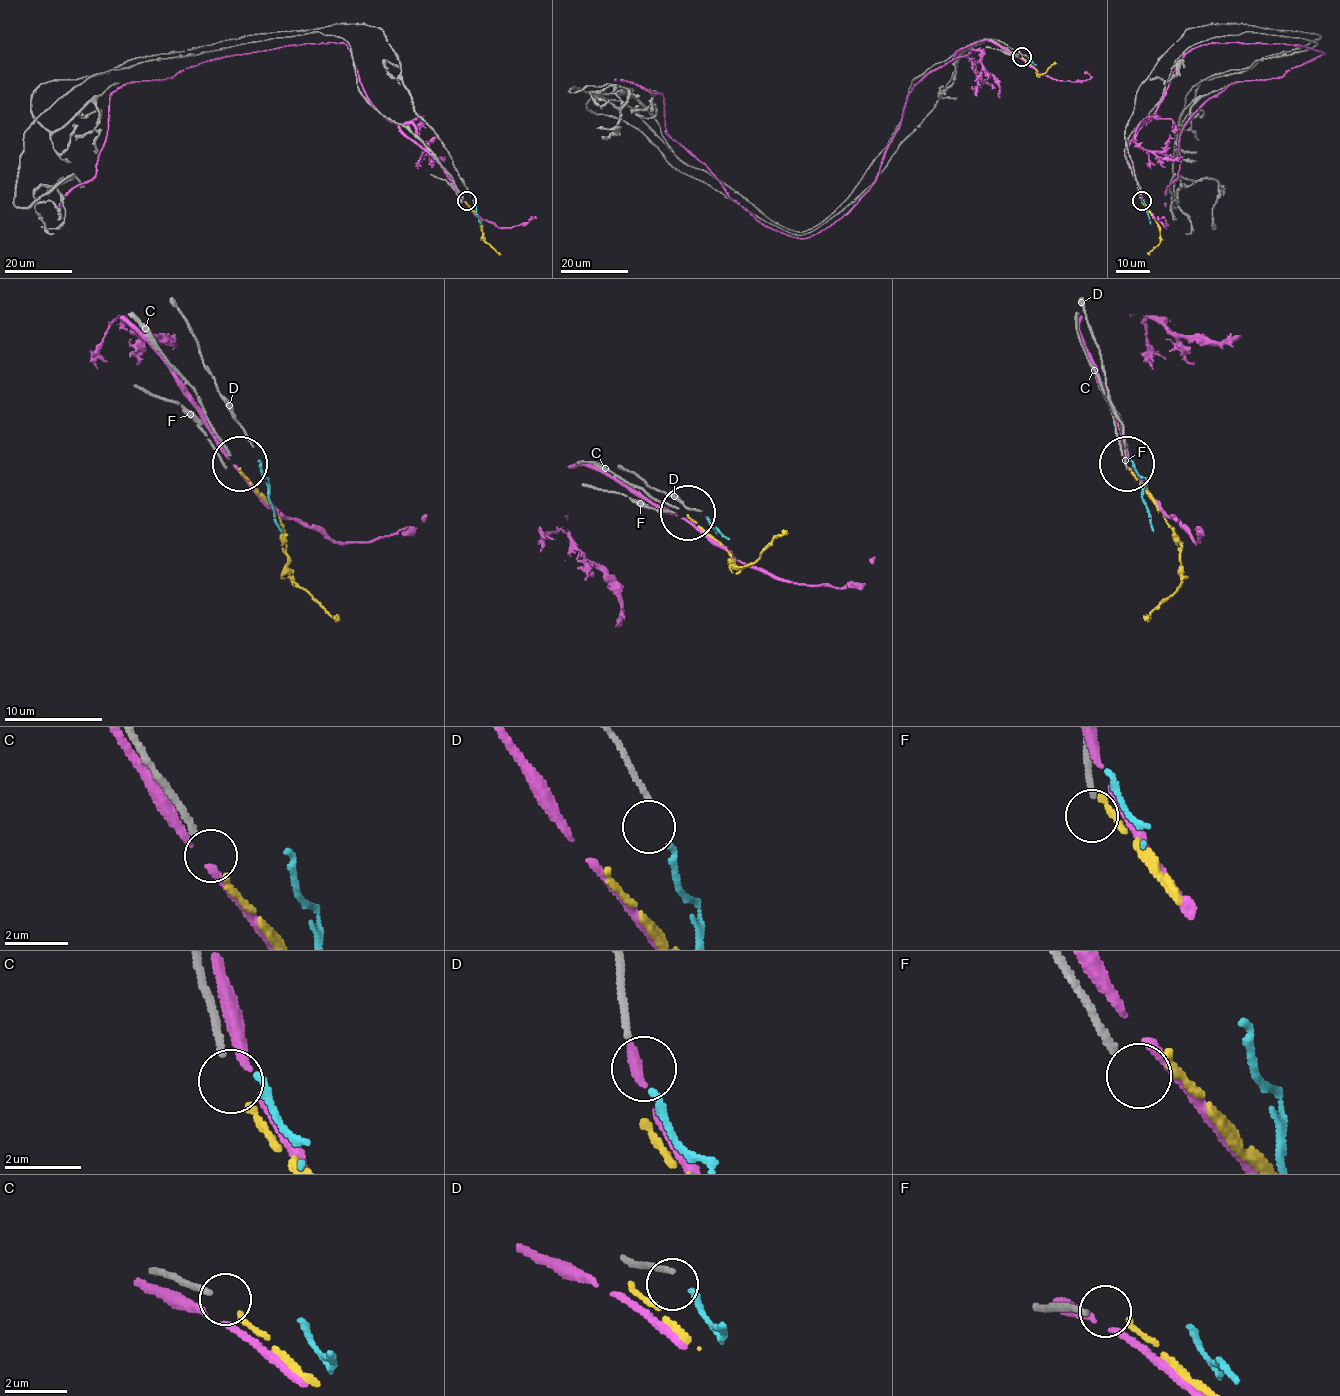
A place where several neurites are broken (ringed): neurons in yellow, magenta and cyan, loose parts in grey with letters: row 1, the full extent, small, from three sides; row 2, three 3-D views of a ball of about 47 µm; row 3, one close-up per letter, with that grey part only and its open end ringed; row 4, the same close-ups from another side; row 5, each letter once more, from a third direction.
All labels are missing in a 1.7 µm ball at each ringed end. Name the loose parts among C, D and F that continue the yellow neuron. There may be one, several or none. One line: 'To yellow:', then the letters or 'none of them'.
To yellow: none of them

